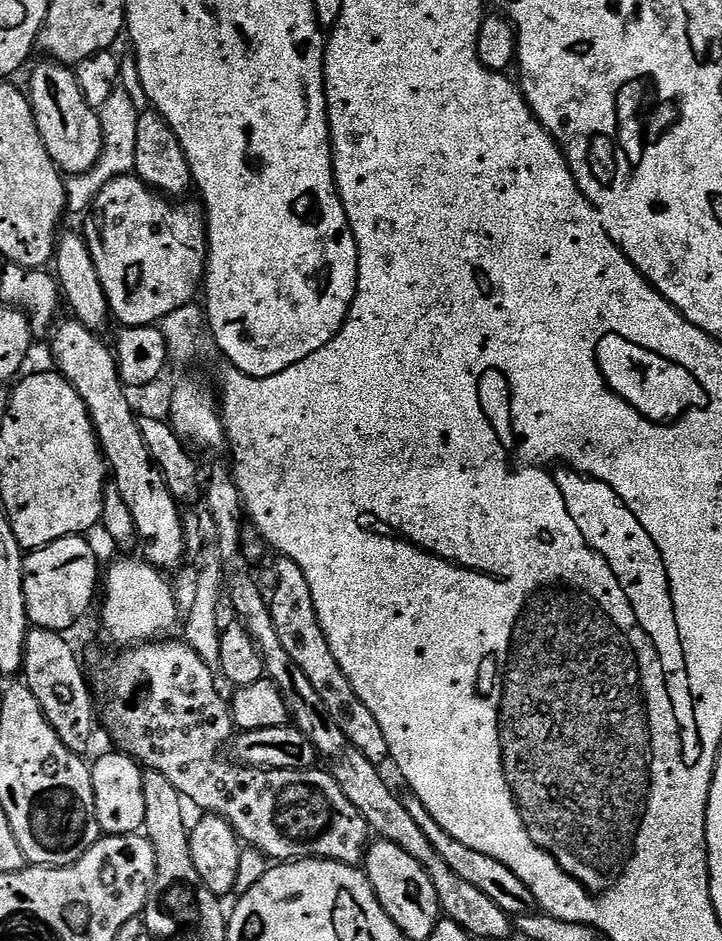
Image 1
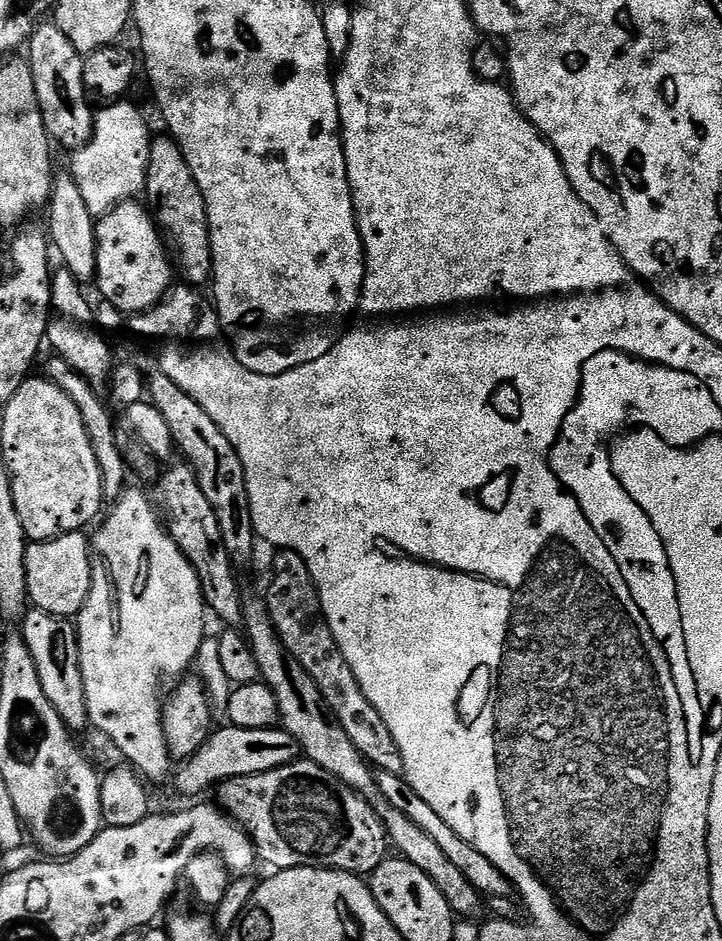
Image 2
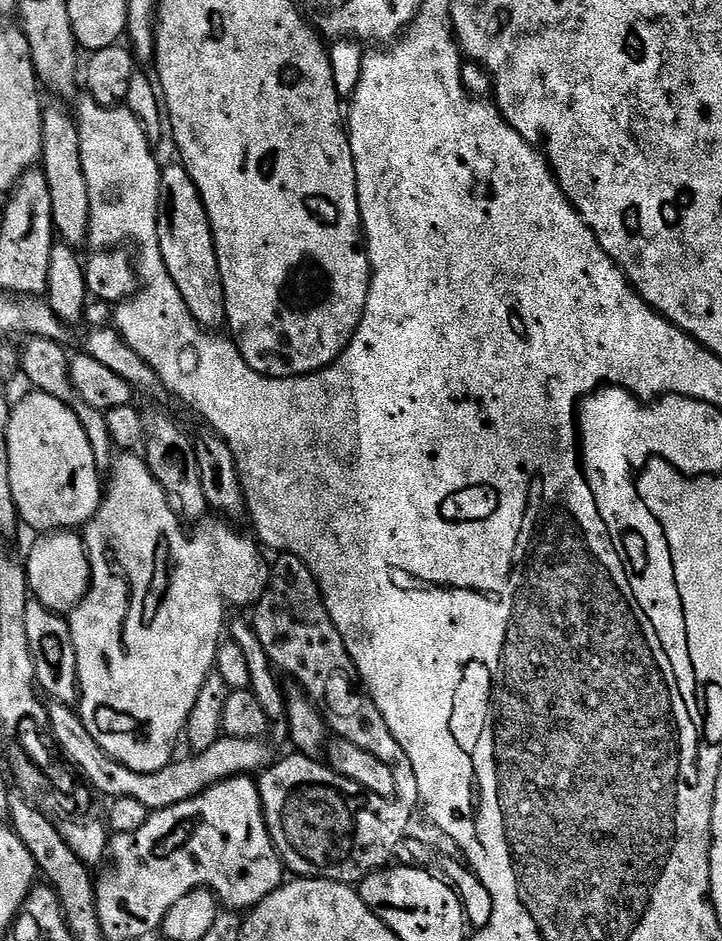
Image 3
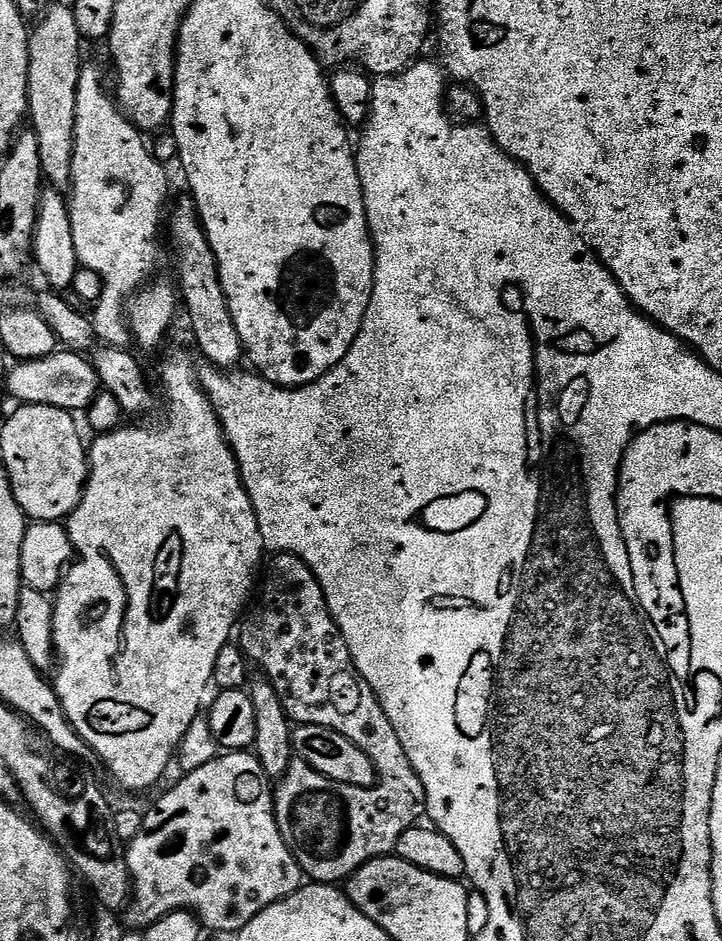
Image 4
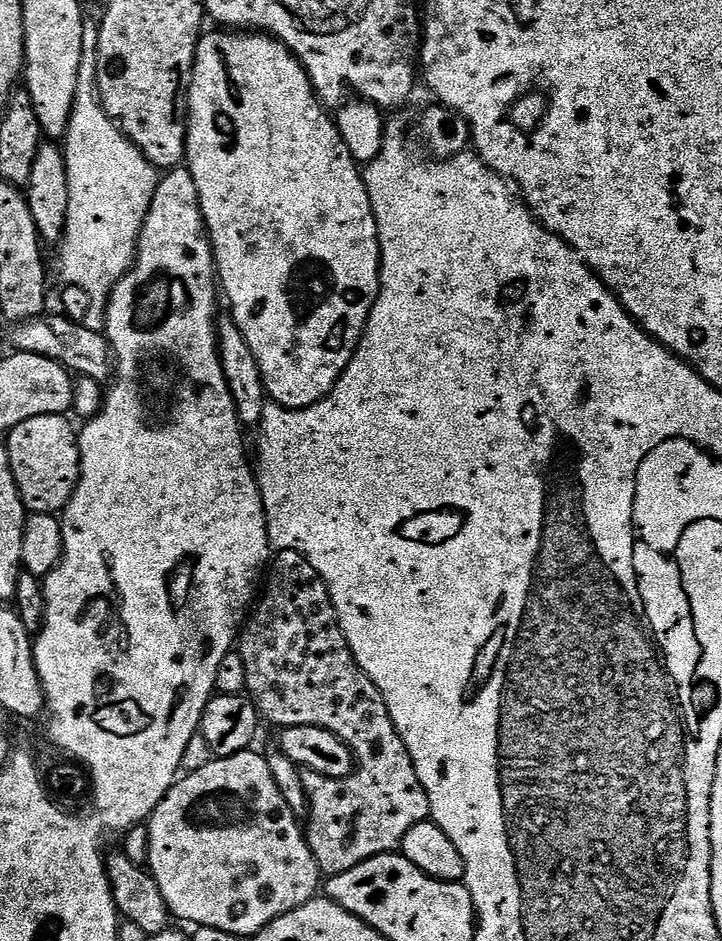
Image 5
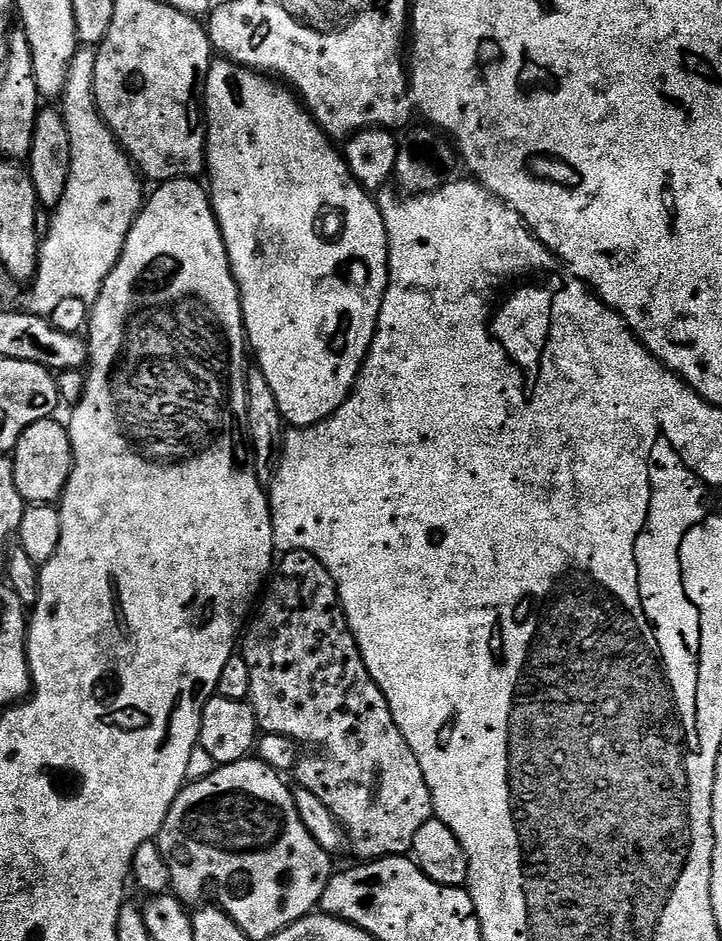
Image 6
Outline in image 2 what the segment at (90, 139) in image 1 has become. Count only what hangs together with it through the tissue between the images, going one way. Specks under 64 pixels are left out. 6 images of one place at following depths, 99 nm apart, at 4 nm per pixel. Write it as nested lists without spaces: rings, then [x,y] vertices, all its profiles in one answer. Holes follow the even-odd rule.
[[[42,22],[32,32],[26,46],[26,59],[32,67],[34,90],[38,94],[40,113],[49,137],[67,150],[86,146],[92,137],[94,108],[91,108],[90,97],[84,88],[85,57],[74,50],[73,44],[54,22]]]

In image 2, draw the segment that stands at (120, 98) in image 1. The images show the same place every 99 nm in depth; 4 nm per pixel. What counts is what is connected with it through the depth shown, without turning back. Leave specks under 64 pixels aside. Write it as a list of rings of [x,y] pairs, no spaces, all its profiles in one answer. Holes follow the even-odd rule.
[[[105,103],[101,107],[104,109],[95,113],[90,142],[71,153],[72,177],[78,182],[82,202],[86,202],[86,210],[90,210],[93,218],[105,216],[125,202],[135,201],[146,186],[153,137],[148,136],[143,114],[134,105],[122,103]]]

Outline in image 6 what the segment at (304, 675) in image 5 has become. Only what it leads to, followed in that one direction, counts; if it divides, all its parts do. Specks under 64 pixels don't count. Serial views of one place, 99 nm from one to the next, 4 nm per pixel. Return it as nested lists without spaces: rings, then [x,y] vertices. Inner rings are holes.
[[[285,552],[279,557],[274,568],[274,575],[271,577],[263,596],[254,615],[247,621],[242,632],[242,655],[246,666],[250,669],[250,703],[256,715],[257,729],[261,733],[282,734],[297,745],[309,744],[312,748],[321,748],[324,751],[324,757],[321,758],[320,764],[316,760],[297,759],[294,776],[300,779],[297,781],[302,782],[302,786],[306,790],[318,794],[318,798],[322,798],[322,802],[326,802],[326,806],[332,811],[337,823],[346,833],[346,844],[350,852],[352,848],[353,854],[360,856],[356,858],[367,862],[378,860],[381,856],[408,856],[412,850],[414,834],[418,834],[418,830],[422,830],[422,826],[426,826],[426,822],[433,819],[432,795],[426,786],[422,766],[418,766],[418,758],[414,758],[414,754],[408,749],[406,738],[402,738],[402,730],[398,730],[398,726],[394,722],[394,714],[390,714],[390,706],[386,702],[382,690],[364,668],[356,639],[352,636],[352,631],[348,629],[348,623],[340,605],[340,596],[336,593],[336,583],[332,581],[330,574],[322,566],[322,562],[318,562],[318,558],[314,558],[309,552]]]

